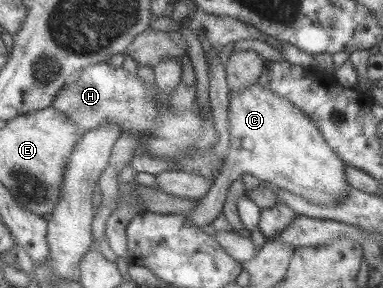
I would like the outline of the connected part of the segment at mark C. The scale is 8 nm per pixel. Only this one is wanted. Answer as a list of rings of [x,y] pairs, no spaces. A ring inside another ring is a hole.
[[[257,82],[241,92],[228,92],[229,149],[221,170],[213,179],[208,193],[197,200],[187,217],[189,225],[210,225],[223,207],[223,201],[234,179],[248,173],[261,184],[283,189],[315,205],[335,204],[351,189],[345,179],[345,163],[333,153],[312,121],[287,98],[279,96]]]

